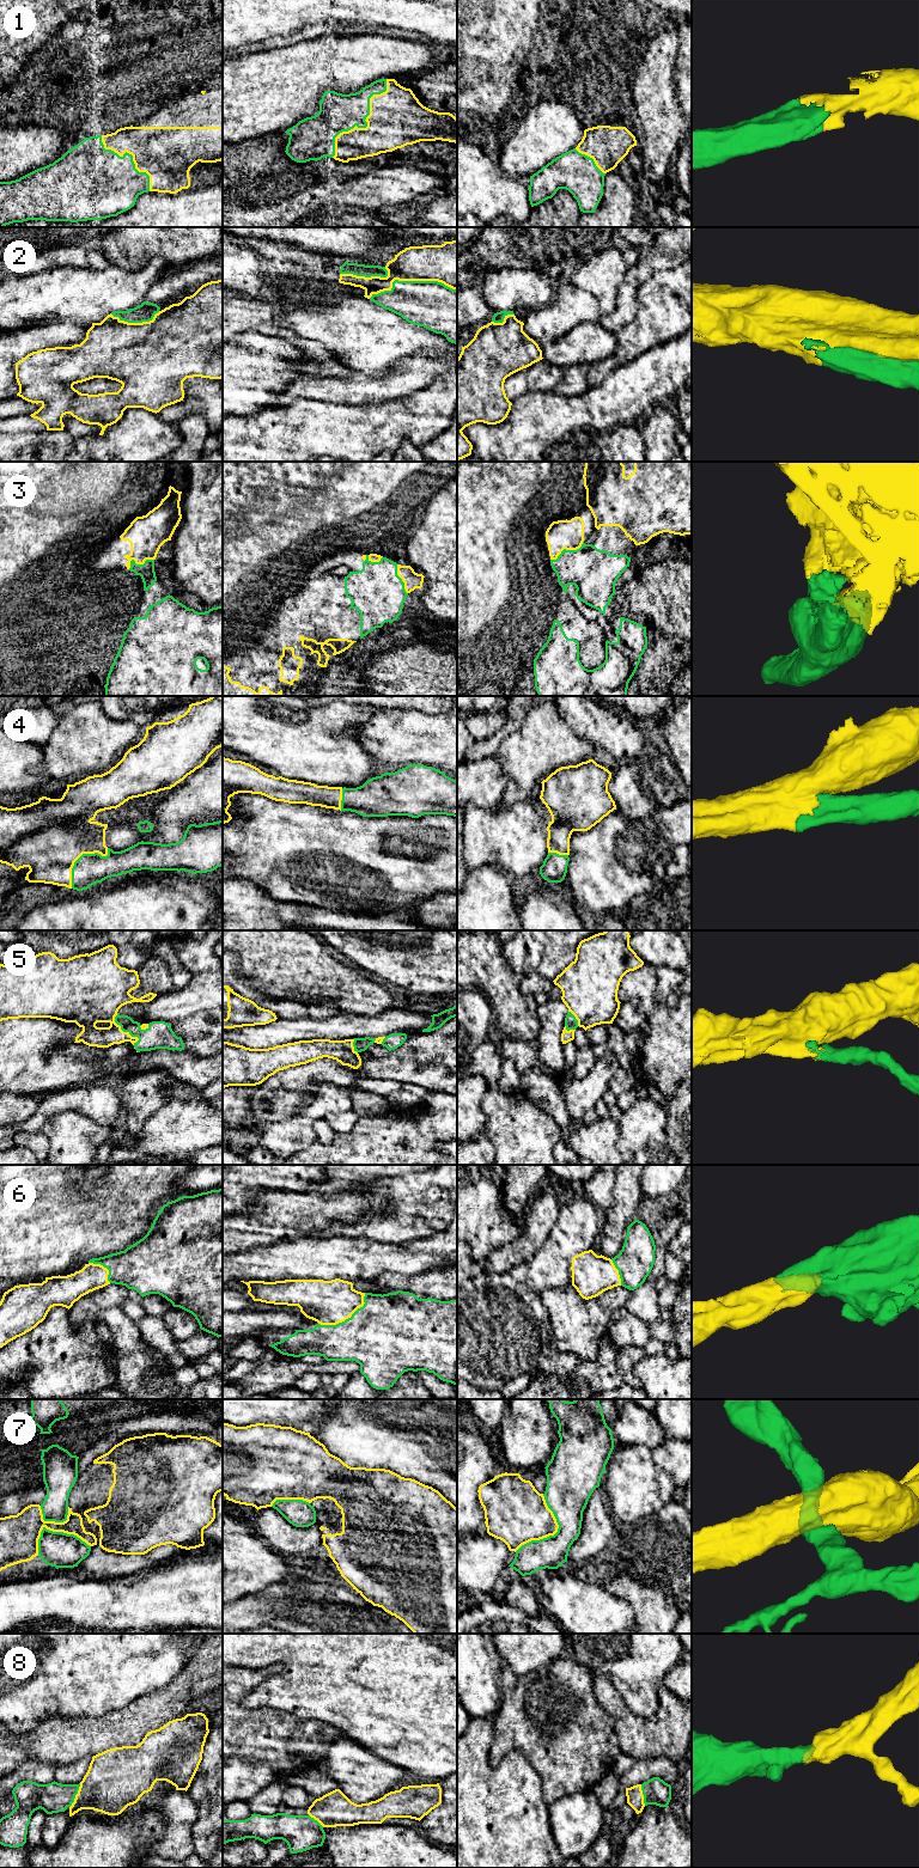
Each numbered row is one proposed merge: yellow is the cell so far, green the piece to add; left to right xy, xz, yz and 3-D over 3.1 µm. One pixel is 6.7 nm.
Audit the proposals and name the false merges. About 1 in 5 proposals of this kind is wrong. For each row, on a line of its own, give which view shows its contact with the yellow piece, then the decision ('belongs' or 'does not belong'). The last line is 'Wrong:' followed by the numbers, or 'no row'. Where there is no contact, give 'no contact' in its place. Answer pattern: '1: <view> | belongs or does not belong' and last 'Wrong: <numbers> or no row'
1: xz | belongs
2: xz | belongs
3: yz | belongs
4: xy | belongs
5: xy | belongs
6: xz | belongs
7: yz | does not belong
8: xy | belongs
Wrong: 7

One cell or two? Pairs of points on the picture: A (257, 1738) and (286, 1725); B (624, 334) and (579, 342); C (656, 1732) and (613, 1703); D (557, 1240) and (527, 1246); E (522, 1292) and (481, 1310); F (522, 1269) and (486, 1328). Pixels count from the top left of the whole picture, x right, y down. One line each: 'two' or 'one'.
A: one
B: two
C: one
D: two
E: one
F: one

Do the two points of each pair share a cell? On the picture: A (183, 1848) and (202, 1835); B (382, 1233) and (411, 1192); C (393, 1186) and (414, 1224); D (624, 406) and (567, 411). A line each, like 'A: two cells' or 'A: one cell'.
A: two cells
B: one cell
C: one cell
D: one cell

